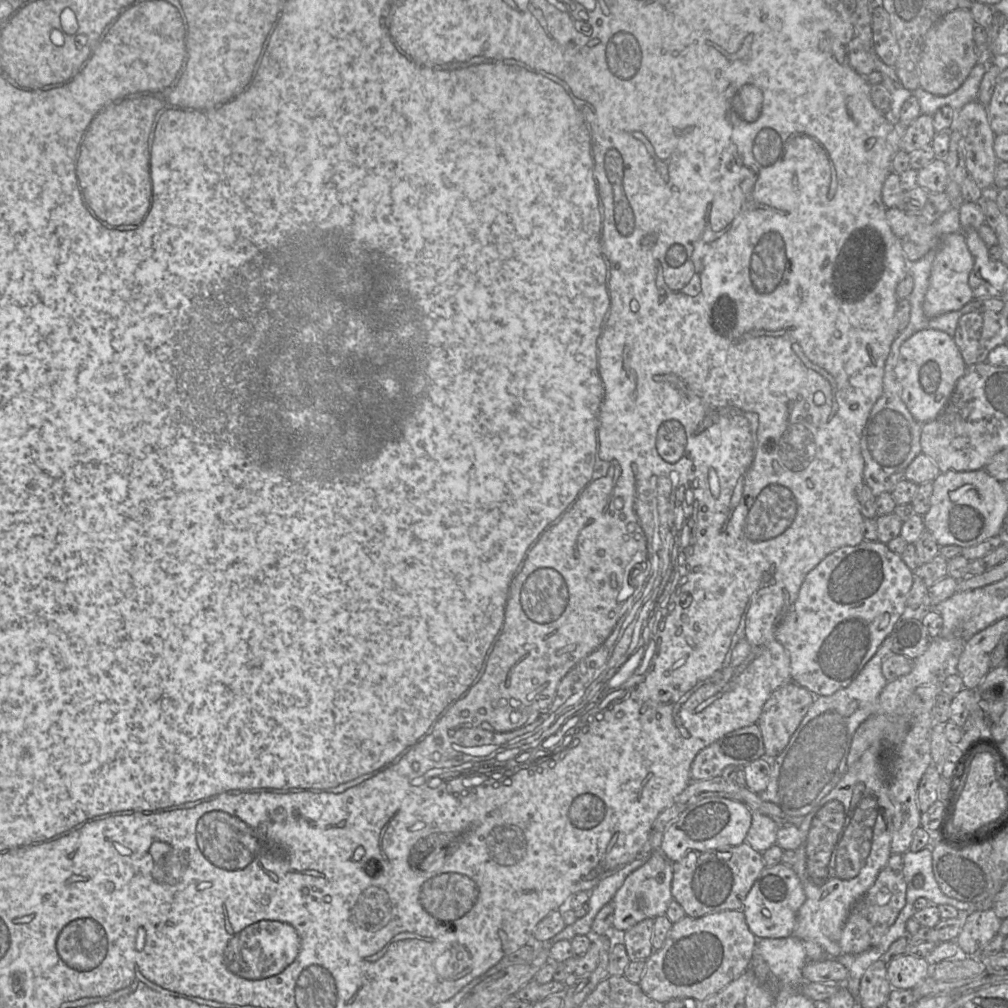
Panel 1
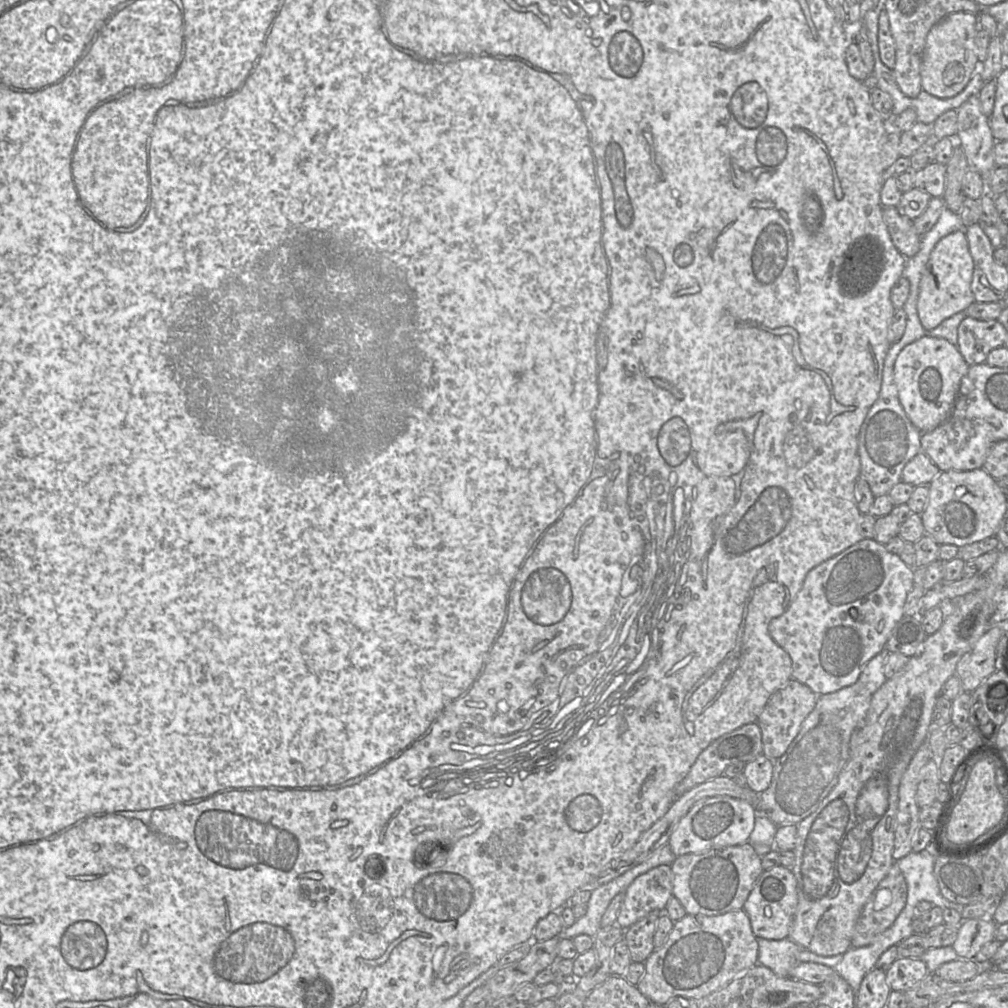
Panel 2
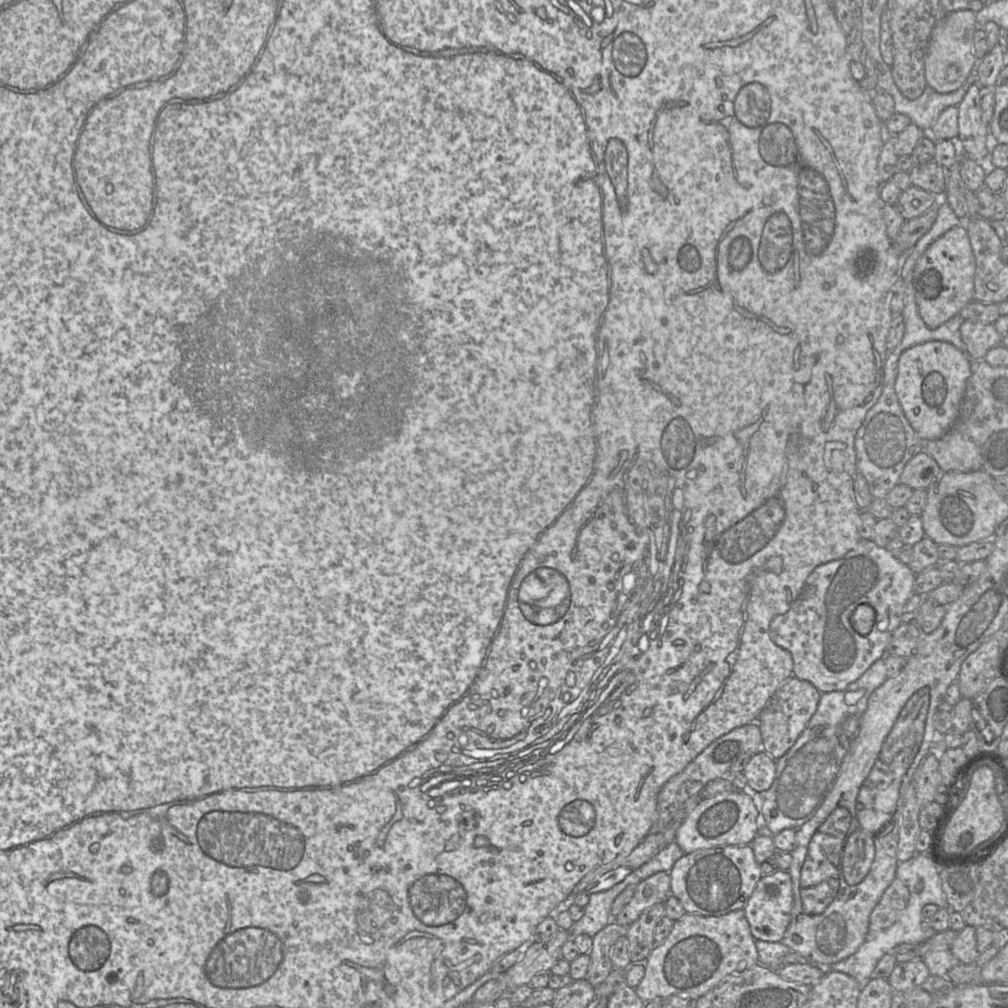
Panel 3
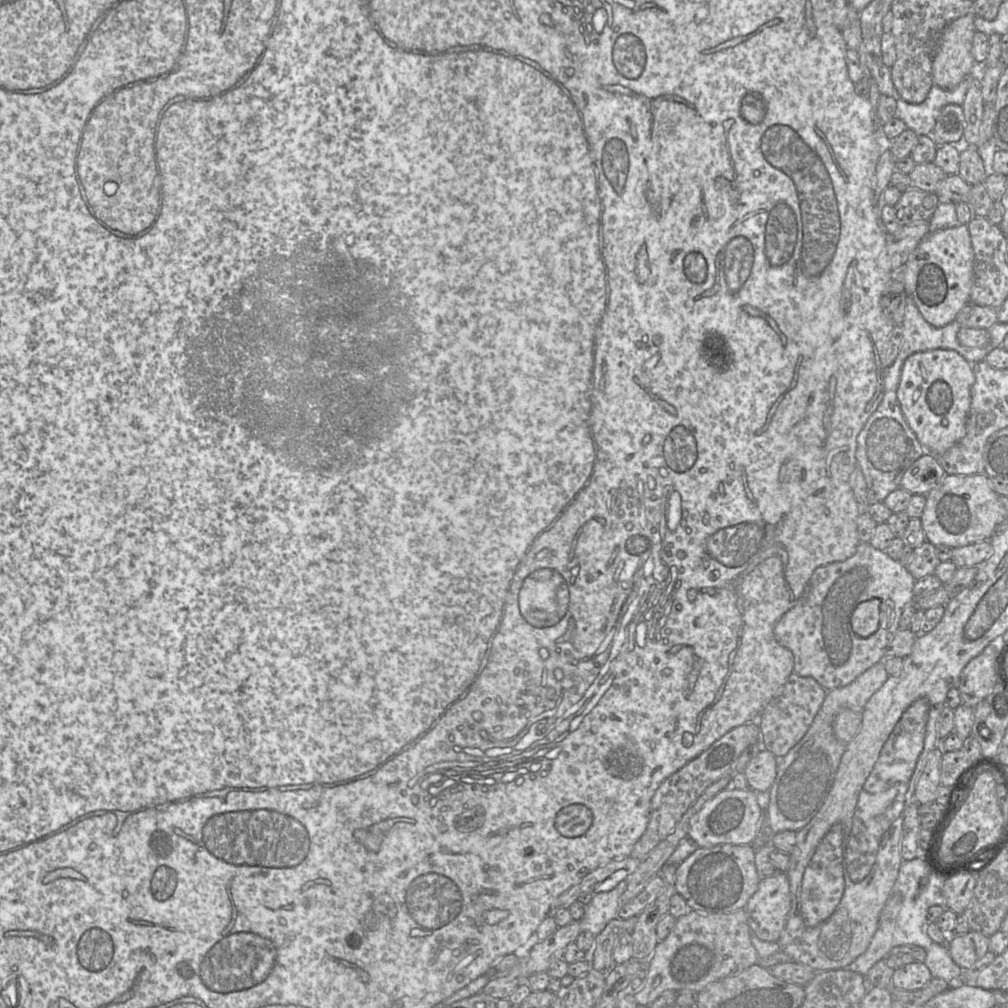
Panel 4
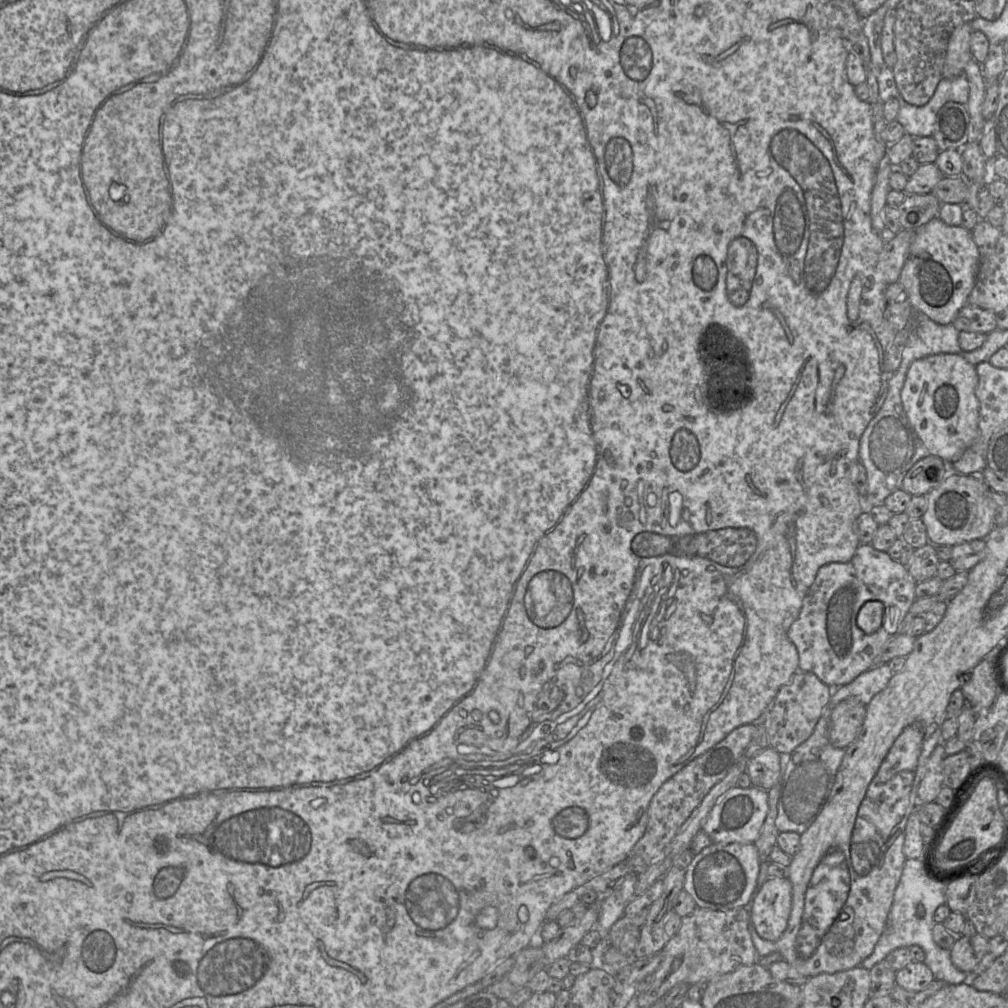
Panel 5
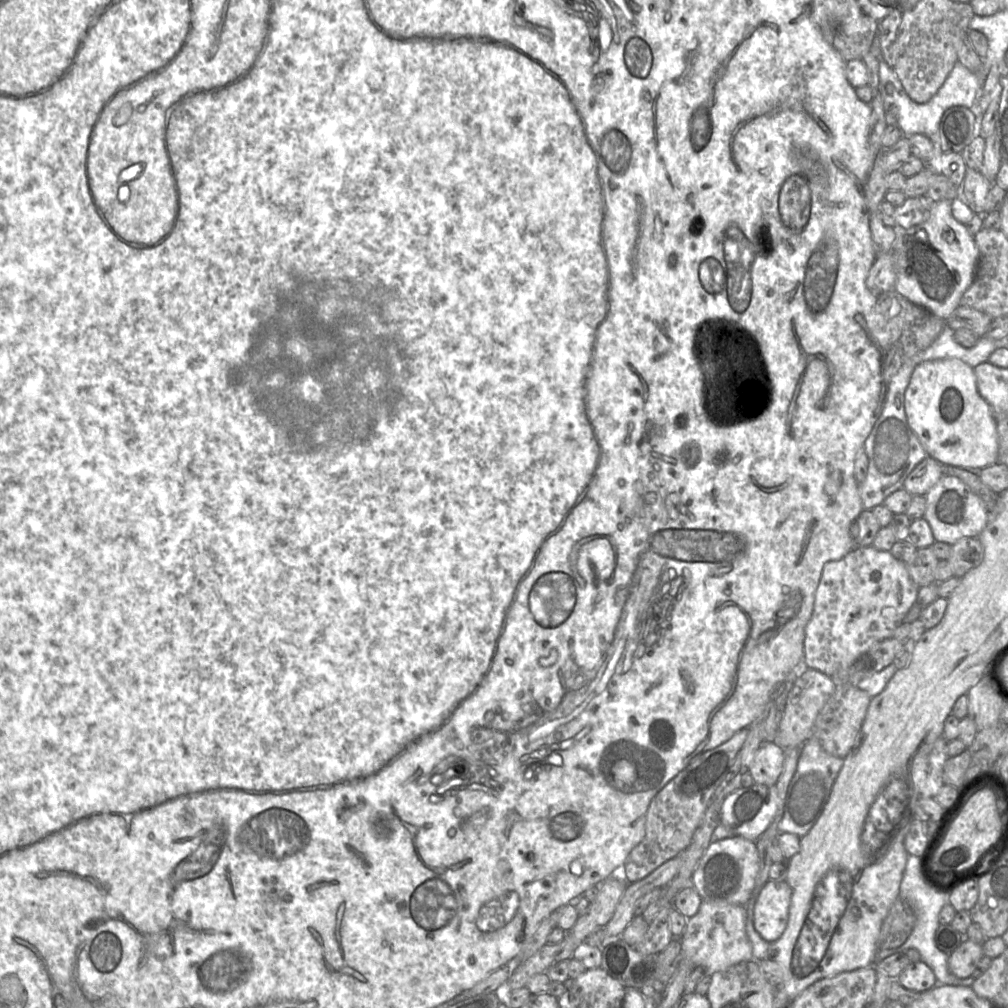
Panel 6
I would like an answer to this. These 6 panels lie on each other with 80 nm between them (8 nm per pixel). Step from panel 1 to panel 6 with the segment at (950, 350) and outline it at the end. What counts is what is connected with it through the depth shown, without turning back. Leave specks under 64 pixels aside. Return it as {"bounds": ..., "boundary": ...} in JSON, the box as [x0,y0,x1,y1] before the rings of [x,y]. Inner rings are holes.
{"bounds":[905,358,997,471],"boundary":[[[957,358],[918,364],[905,391],[907,421],[926,453],[942,463],[980,471],[997,463],[997,421],[977,389],[973,367]]]}

